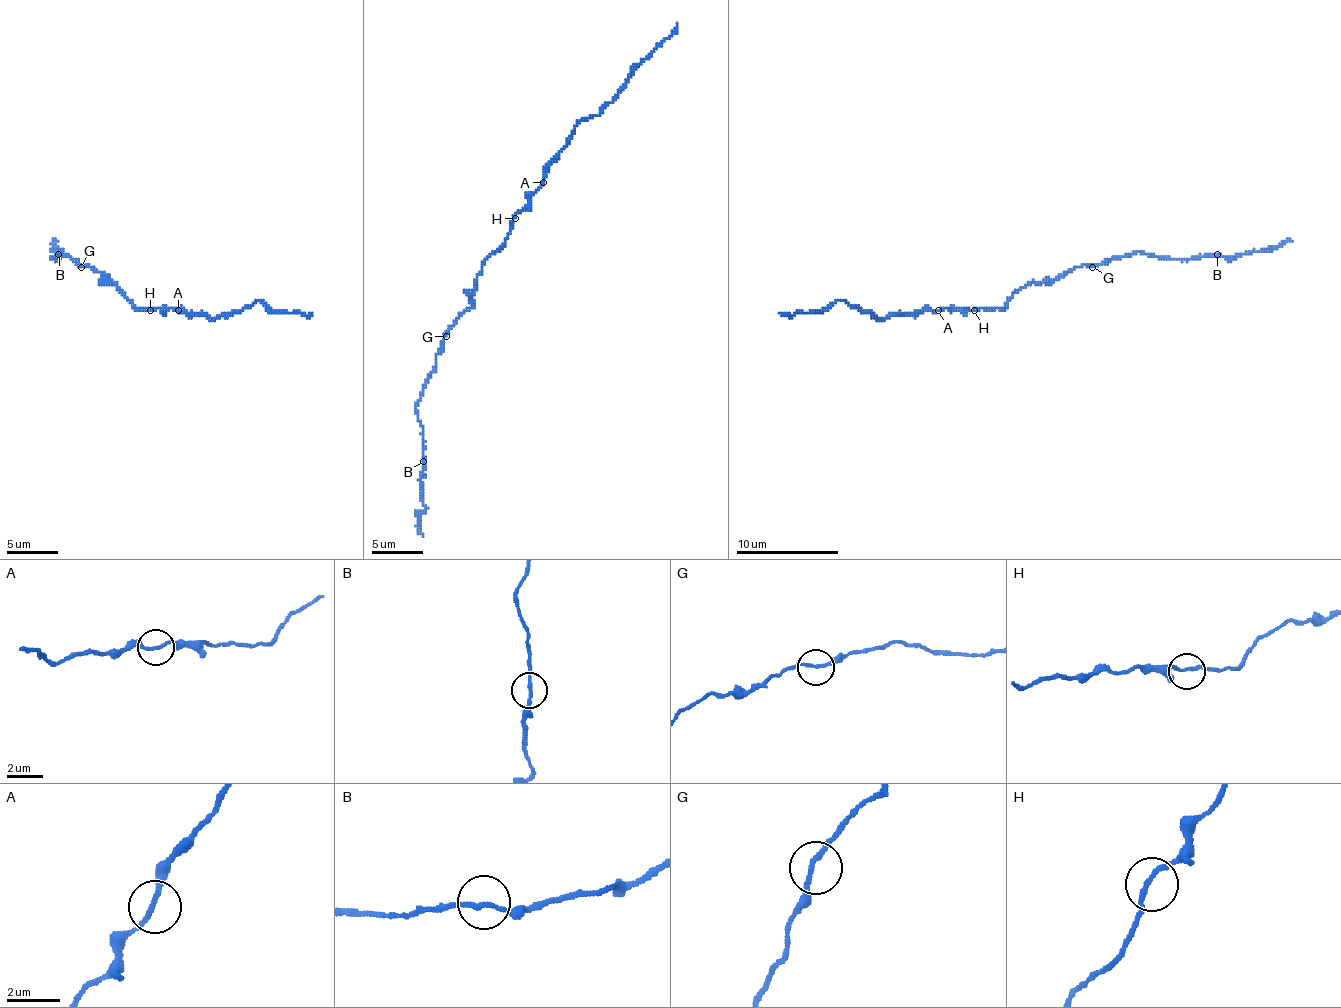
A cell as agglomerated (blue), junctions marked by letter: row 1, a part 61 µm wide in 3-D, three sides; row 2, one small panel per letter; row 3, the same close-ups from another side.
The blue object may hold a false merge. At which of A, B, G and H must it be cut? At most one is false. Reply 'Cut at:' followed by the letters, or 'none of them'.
Cut at: B

